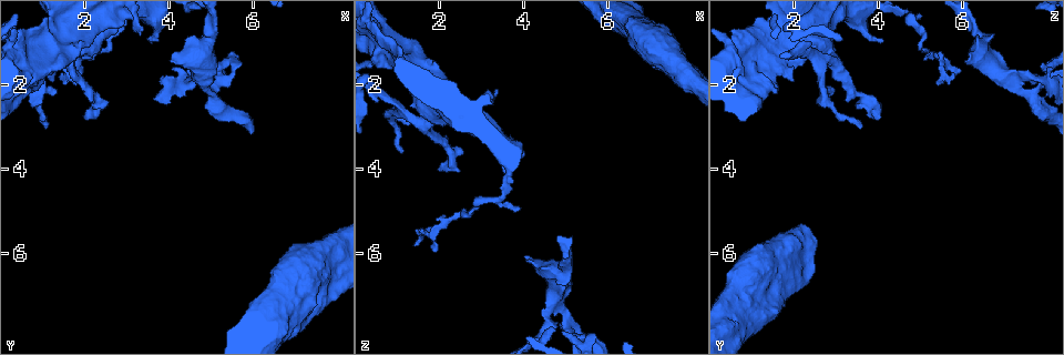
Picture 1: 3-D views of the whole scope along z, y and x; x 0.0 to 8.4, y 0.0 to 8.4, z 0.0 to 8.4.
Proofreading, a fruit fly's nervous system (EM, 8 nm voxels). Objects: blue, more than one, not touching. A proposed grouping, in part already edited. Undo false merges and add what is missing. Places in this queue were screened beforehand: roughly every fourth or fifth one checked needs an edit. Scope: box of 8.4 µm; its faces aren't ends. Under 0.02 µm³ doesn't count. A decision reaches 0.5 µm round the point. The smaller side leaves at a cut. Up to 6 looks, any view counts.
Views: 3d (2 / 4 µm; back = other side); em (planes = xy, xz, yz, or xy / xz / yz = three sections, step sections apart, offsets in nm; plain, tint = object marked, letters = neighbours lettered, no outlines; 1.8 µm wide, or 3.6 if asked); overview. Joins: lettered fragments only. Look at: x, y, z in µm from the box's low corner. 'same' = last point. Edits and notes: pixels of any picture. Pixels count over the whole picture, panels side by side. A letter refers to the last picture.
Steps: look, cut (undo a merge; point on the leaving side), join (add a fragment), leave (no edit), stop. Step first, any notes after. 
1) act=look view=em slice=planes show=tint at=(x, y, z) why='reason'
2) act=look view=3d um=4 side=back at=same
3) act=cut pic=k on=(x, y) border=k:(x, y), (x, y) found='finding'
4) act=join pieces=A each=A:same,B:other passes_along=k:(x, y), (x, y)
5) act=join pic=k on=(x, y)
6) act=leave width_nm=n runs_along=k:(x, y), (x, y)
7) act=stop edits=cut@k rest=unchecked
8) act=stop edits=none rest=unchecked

act=look view=em slice=planes show=plain at=(5.10, 2.30, 7.55) why='sudden change in width'

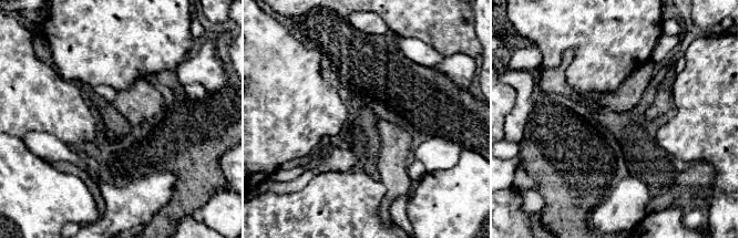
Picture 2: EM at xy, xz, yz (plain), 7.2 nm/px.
act=look view=em slice=planes show=letters at=same

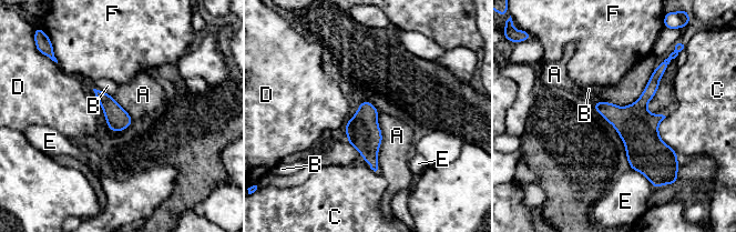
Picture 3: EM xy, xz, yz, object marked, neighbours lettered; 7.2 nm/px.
act=leave longest_contact=A:500nm each=A:other,B:other,C:other,D:other,E:other,F:other found='all the same cell'

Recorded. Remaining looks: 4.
act=look view=3d um=4 at=(1.95, 1.70, 5.90)

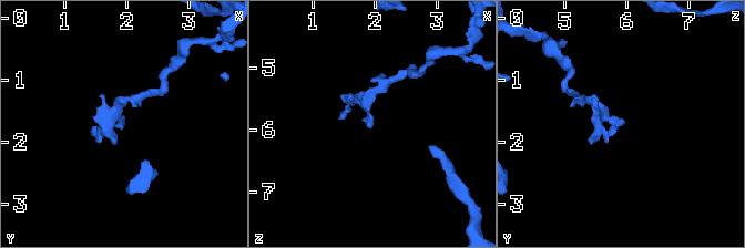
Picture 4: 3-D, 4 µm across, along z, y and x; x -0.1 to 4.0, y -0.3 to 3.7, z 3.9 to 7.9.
act=look view=em slice=planes show=plain at=(1.90, 1.75, 5.90)

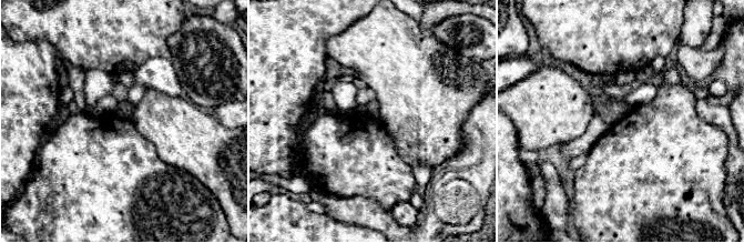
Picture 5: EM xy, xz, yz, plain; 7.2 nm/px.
act=look view=em slice=planes show=letters at=same

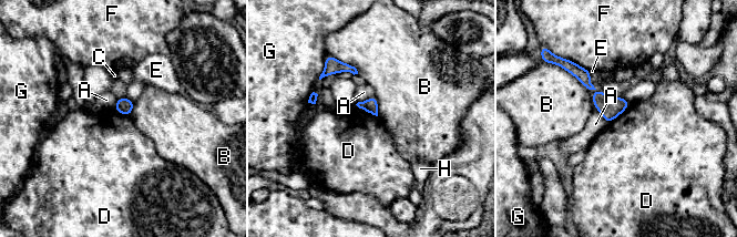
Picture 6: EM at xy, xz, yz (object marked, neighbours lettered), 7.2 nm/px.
act=leave each=A:other,B:other,C:other,D:other,E:other,F:other,G:other,H:other border=6:(630, 103), (608, 123) found='no lettered fragment goes on from it'

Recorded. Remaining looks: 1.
act=look view=em slice=yz step=4 show=letters at=(4.10, 1.45, 6.10) why='branch stops here'

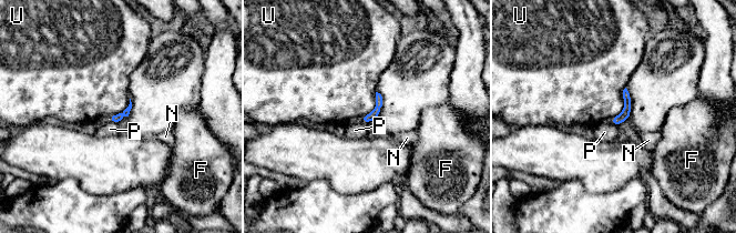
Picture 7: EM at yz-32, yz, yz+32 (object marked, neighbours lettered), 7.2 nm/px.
act=leave each=F:other,N:other,P:other,U:other border=7:(625, 88), (623, 109), (610, 118) found='none of them fits'

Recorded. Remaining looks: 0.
act=stop edits=none rest=unchecked

